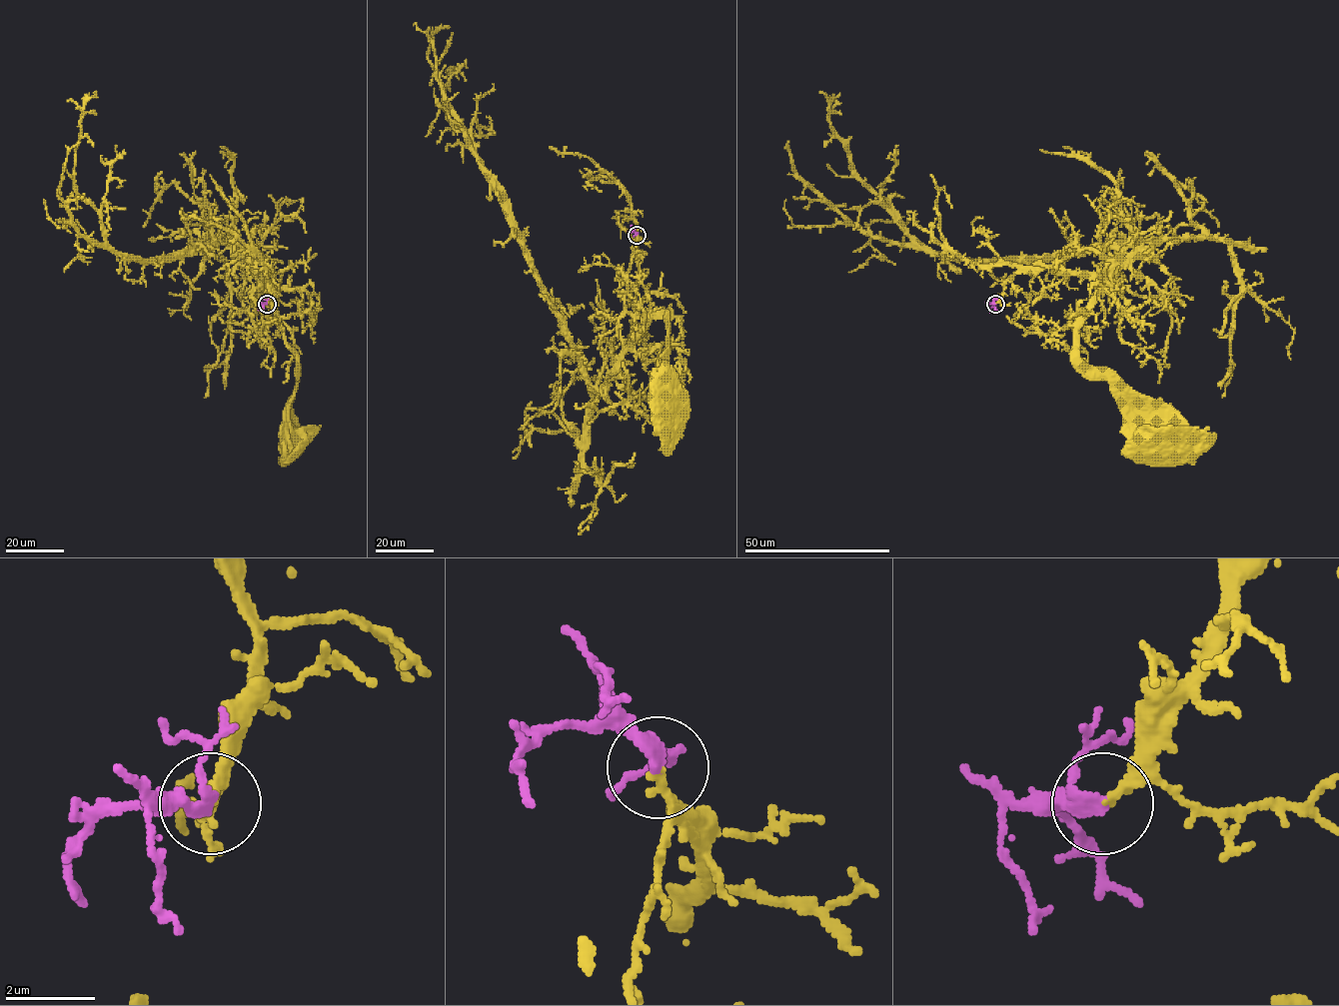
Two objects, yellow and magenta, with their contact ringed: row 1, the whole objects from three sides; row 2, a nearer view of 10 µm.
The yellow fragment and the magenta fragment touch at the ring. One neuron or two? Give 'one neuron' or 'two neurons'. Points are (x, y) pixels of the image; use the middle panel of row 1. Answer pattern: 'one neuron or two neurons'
one neuron

